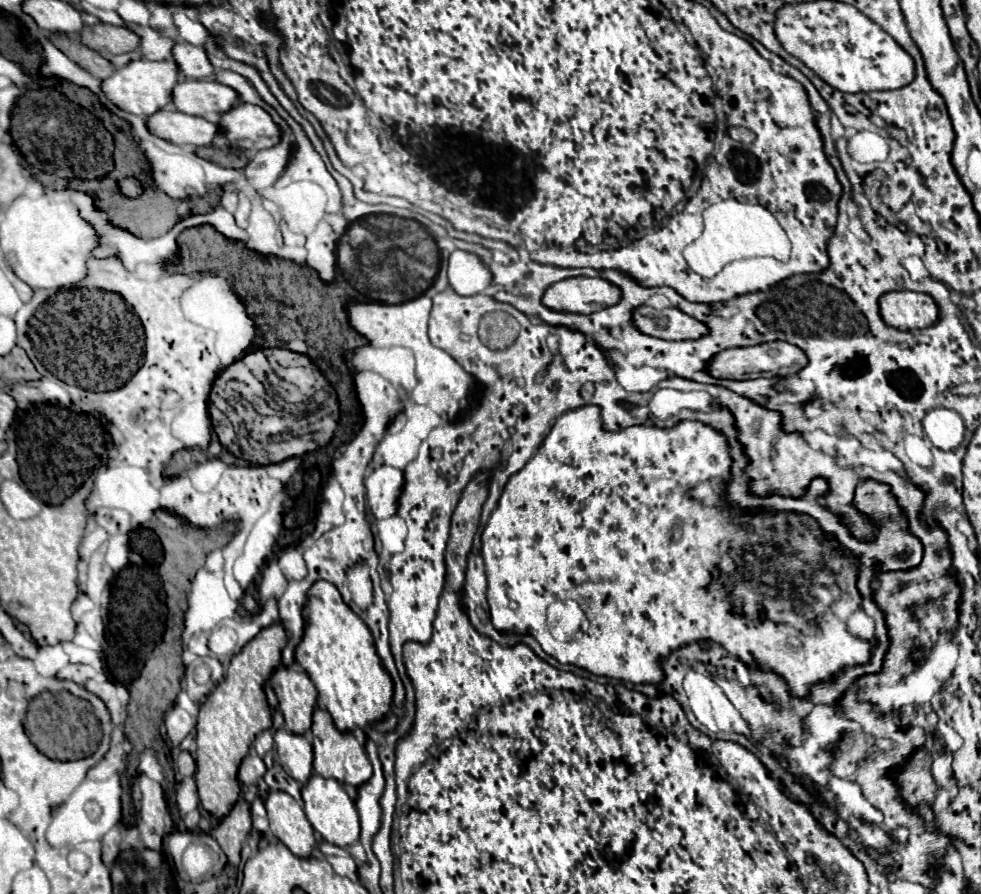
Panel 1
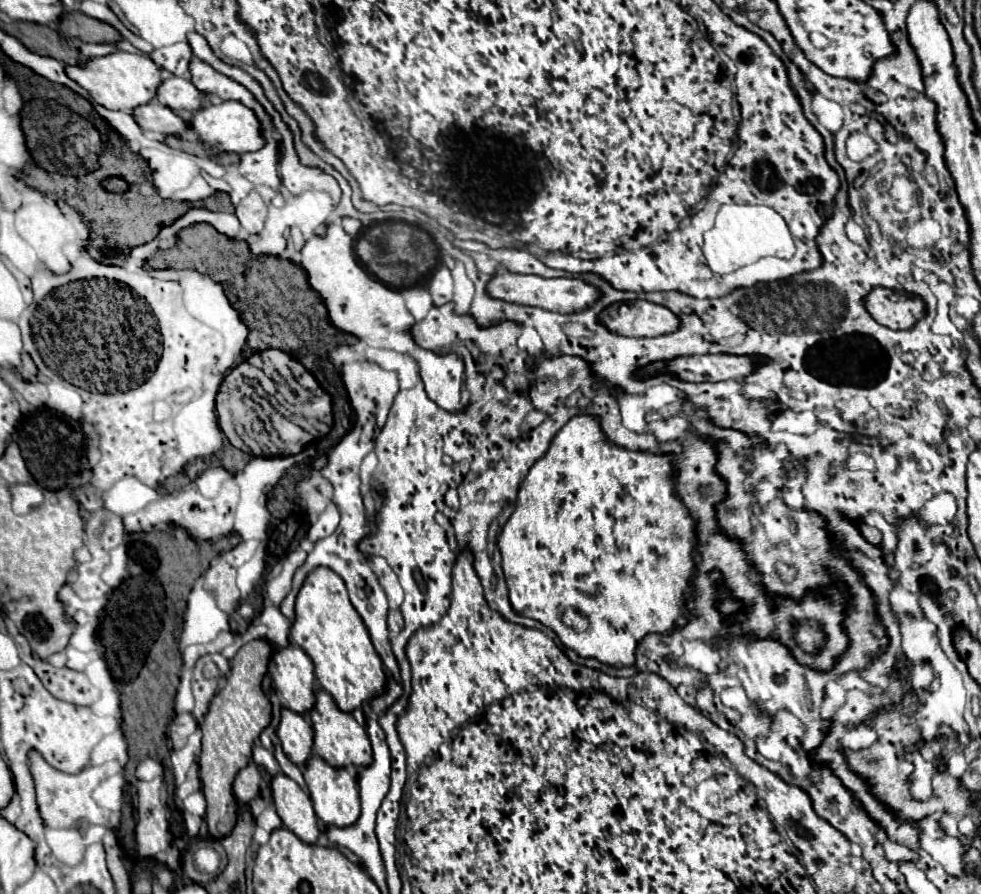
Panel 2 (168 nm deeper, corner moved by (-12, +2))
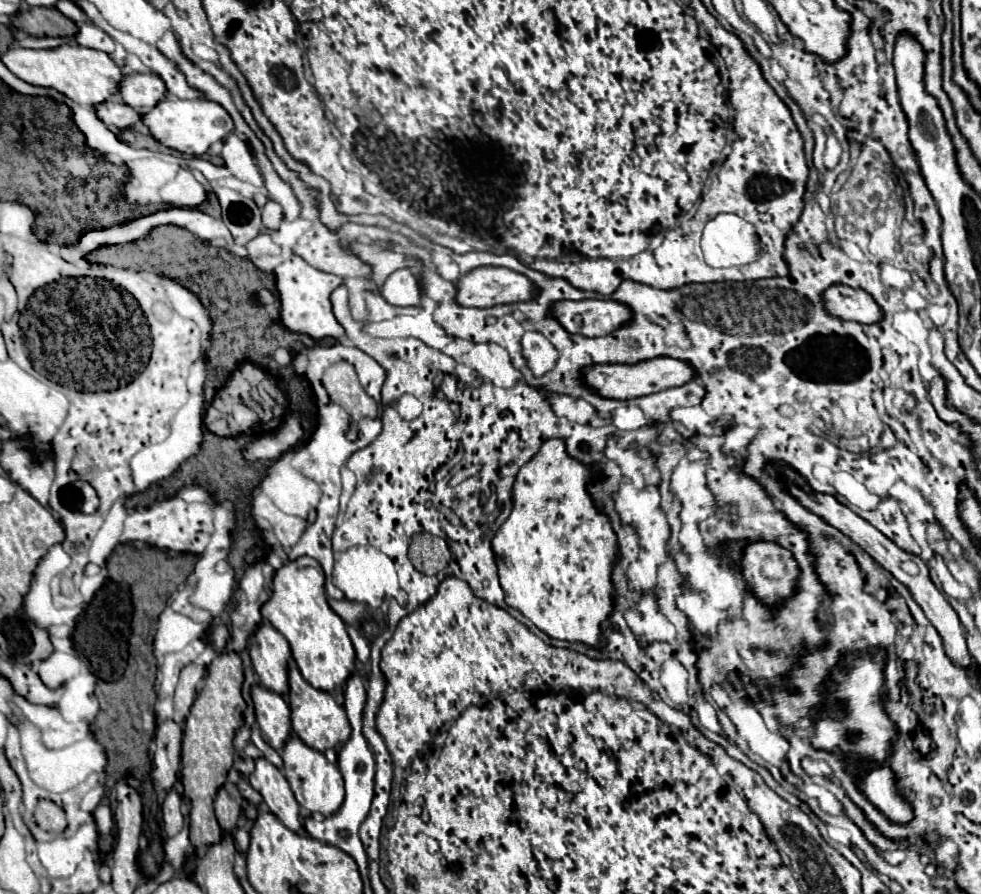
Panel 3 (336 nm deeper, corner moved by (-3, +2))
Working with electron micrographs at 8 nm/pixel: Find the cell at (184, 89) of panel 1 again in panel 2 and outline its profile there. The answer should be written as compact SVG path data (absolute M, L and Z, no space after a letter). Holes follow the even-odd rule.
M178 76L166 78L160 84L156 98L180 116L186 116L186 112L196 114L196 110L200 110L208 100L206 94L200 94L200 90L196 90L196 86L192 86L190 80Z

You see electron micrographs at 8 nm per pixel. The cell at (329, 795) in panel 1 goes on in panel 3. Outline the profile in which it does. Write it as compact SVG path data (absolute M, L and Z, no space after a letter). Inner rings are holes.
M289 736L281 750L281 758L283 758L285 778L289 780L291 790L303 808L307 808L309 812L319 812L323 816L331 816L339 810L339 806L343 804L343 798L345 798L343 776L339 772L339 768L325 758L323 752L309 748L297 736Z

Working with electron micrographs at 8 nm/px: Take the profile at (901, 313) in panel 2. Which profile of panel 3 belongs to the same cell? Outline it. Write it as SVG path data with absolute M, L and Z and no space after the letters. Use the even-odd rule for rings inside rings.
M837 284L823 290L821 298L823 298L825 312L841 320L873 324L883 318L881 308L865 290L855 290L855 288Z

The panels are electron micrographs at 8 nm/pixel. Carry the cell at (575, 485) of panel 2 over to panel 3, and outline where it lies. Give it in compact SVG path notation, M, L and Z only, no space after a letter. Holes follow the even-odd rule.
M547 440L543 442L541 450L519 470L515 486L513 486L513 510L511 516L503 522L503 526L499 528L499 532L493 538L493 550L497 554L497 566L499 566L499 578L501 578L501 586L505 590L505 602L513 608L517 608L519 612L523 612L539 630L543 630L549 638L555 640L567 640L567 642L583 642L587 646L599 648L603 644L601 640L601 622L609 616L611 606L613 606L613 584L611 584L611 566L615 562L615 552L617 552L617 538L613 534L611 522L607 520L605 514L601 514L595 506L591 496L585 492L585 482L591 480L593 470L587 468L585 464L581 464L579 460L571 458L565 450L565 442L563 440Z

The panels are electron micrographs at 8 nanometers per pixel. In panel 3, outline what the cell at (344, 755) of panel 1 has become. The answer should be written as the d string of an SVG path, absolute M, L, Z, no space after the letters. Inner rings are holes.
M289 662L289 708L291 708L291 730L311 748L323 752L327 748L339 748L351 734L351 726L347 722L345 710L335 702L335 698L325 692L313 688L309 682L303 680L297 664Z

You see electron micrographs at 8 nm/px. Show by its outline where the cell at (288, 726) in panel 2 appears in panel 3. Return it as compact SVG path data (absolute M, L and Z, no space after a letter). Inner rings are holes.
M261 684L251 686L251 698L255 704L255 718L265 742L271 744L275 750L281 750L291 734L289 704L283 696L273 690L267 690Z

